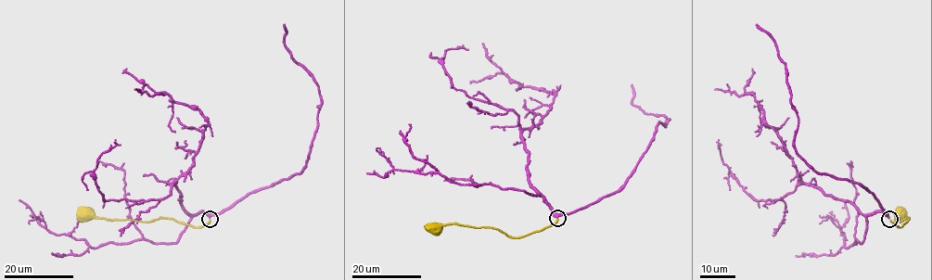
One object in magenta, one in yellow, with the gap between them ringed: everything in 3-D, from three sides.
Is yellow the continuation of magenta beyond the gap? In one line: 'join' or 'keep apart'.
join

